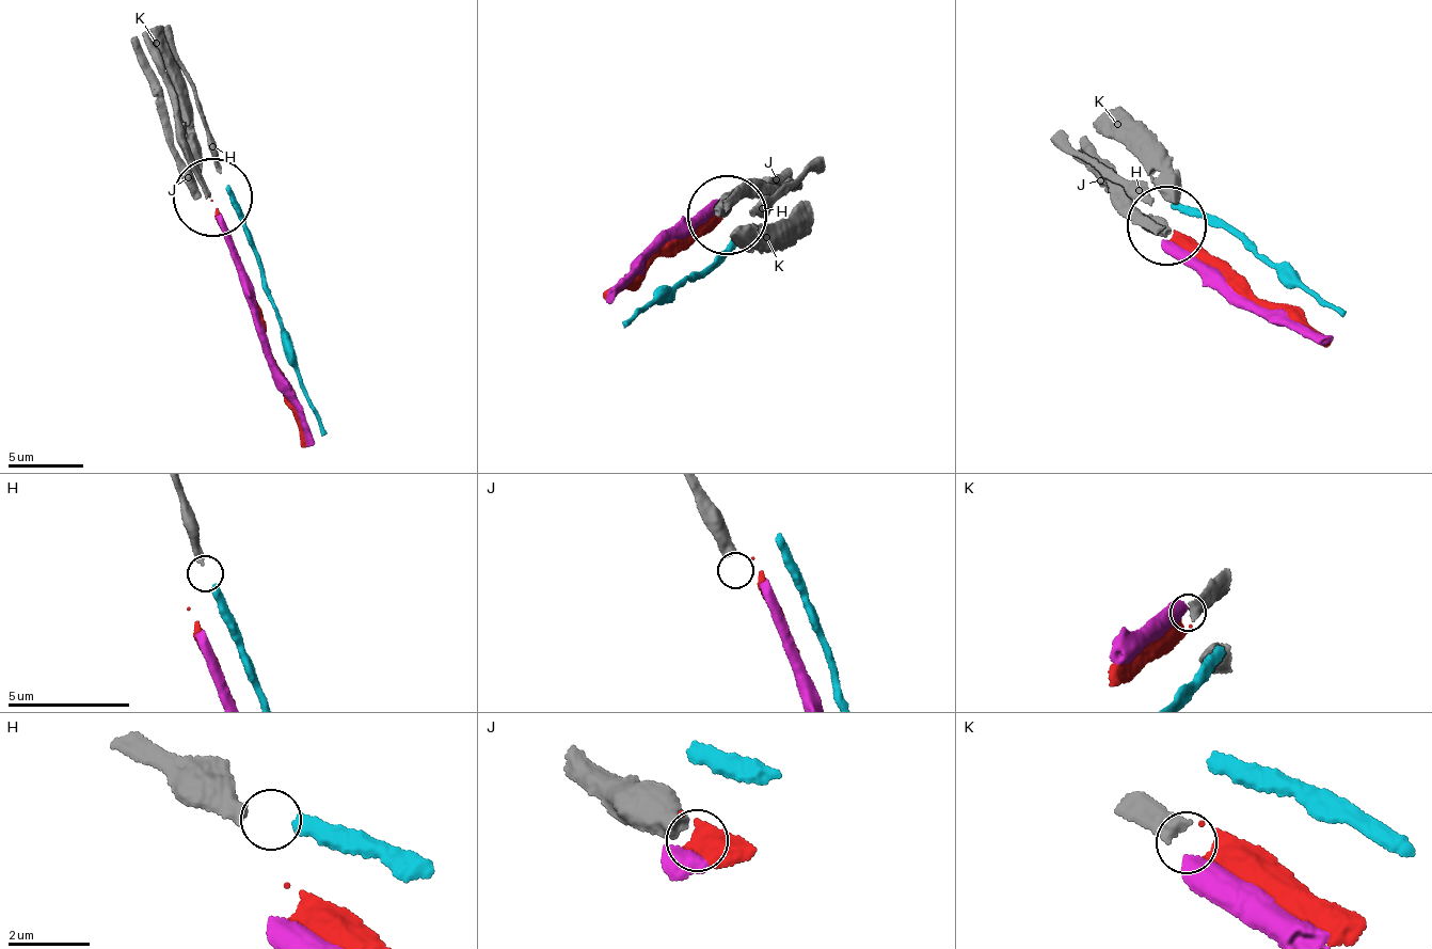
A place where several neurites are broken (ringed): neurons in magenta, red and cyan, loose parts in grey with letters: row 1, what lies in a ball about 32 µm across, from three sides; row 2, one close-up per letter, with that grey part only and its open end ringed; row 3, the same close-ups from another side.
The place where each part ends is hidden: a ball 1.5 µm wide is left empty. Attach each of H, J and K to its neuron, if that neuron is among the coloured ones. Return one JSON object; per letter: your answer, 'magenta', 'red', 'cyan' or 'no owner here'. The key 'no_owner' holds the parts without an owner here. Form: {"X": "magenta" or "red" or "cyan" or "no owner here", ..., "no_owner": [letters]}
{"H": "cyan", "J": "no owner here", "K": "red", "no_owner": ["J"]}

